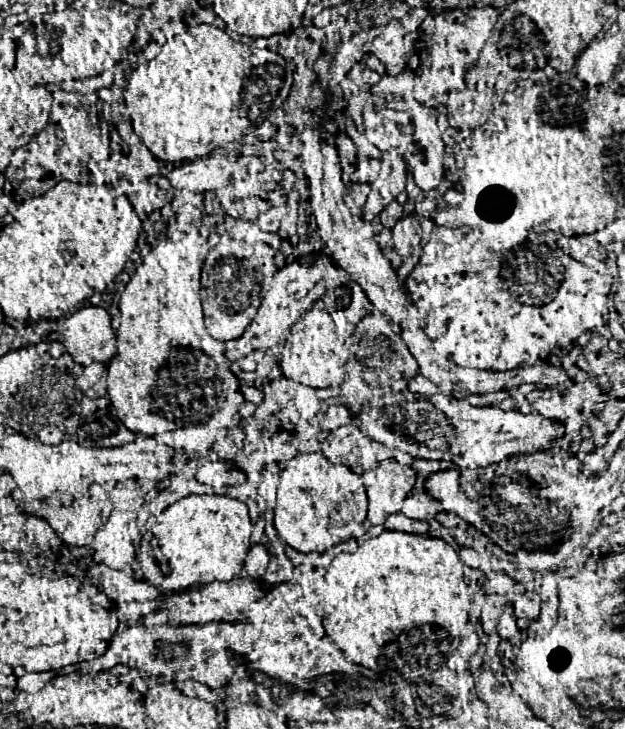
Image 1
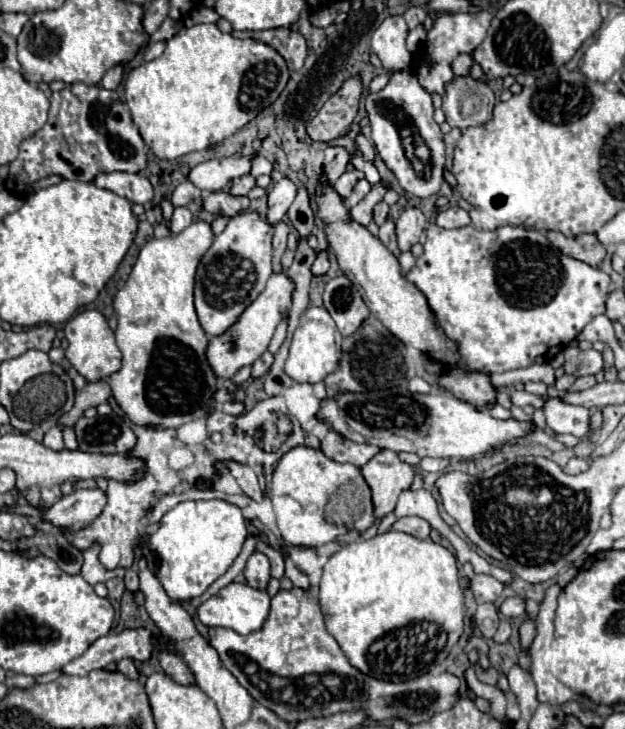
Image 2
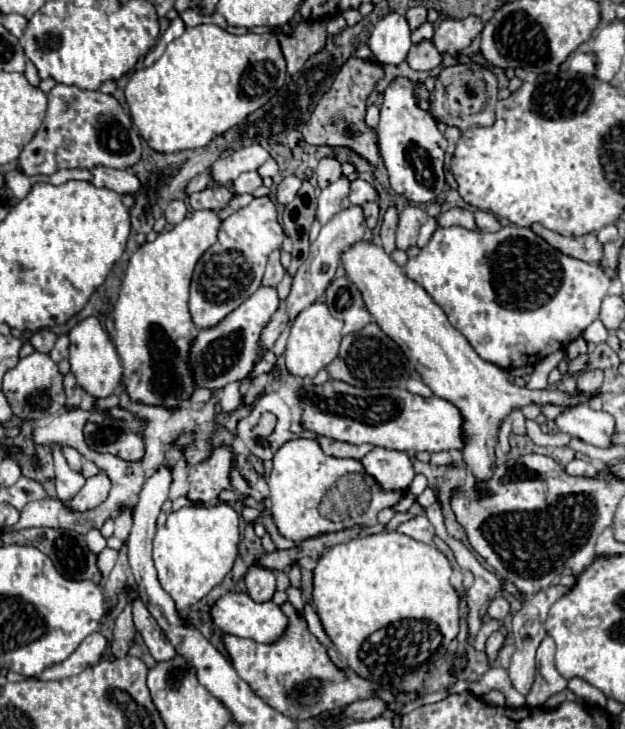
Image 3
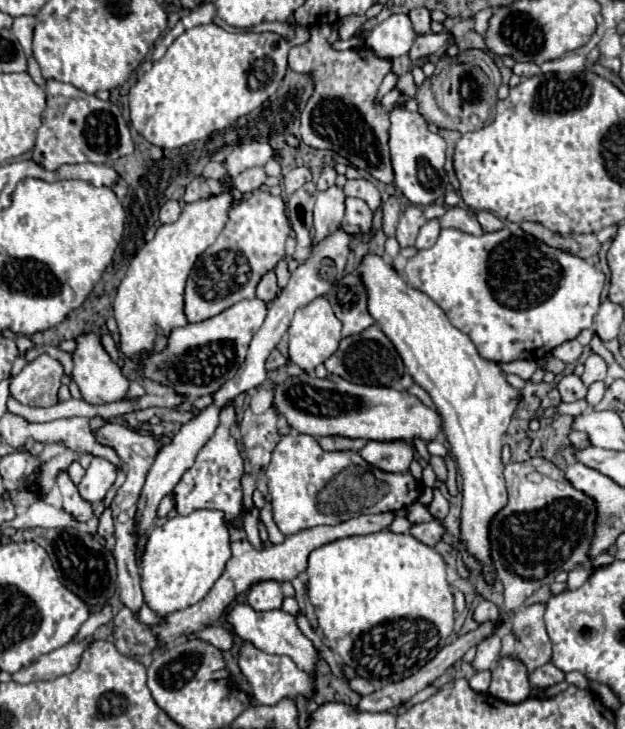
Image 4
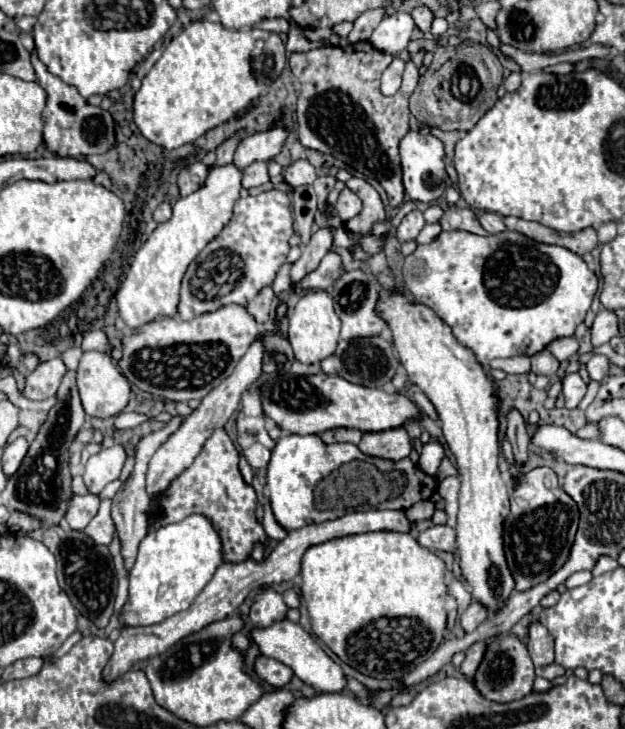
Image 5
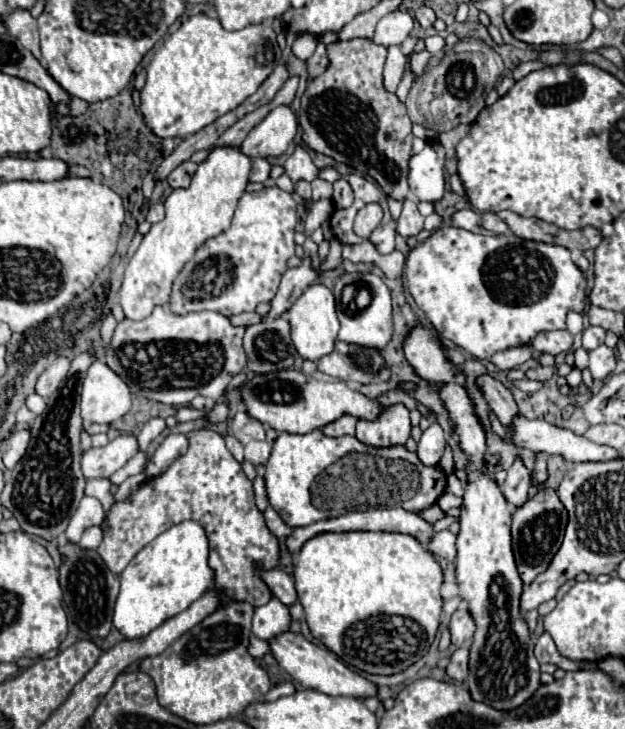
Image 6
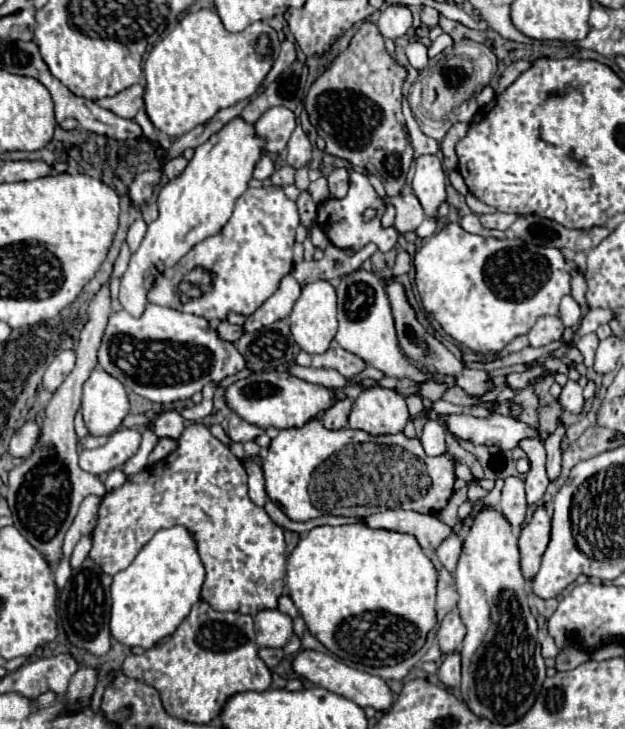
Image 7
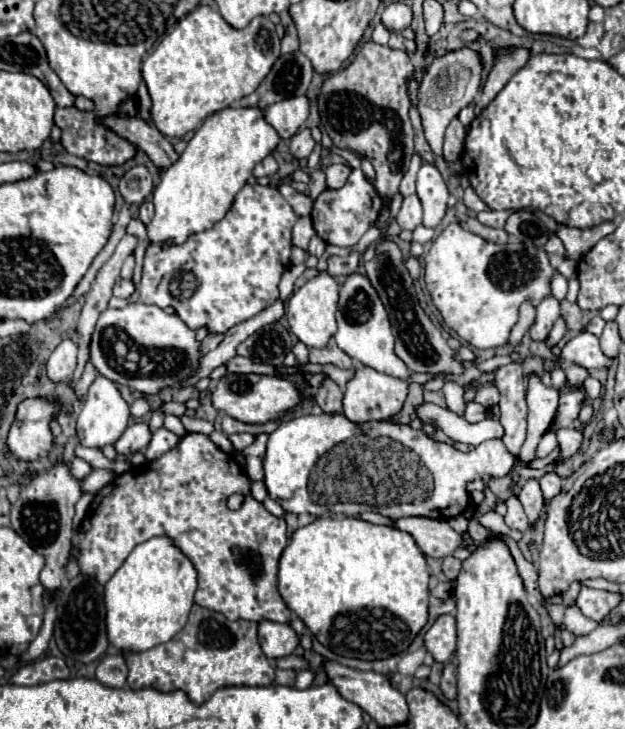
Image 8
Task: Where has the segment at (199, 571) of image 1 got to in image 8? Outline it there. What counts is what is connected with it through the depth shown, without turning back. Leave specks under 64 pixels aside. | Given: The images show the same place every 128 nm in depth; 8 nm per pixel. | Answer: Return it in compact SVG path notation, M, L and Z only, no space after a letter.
M156 536L138 544L104 586L108 640L120 650L150 650L168 642L188 622L196 592L196 568L172 542Z

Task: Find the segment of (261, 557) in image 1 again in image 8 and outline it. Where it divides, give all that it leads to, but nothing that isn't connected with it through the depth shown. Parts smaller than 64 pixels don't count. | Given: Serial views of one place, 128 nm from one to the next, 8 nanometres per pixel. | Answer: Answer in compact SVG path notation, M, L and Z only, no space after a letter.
M268 620L258 622L258 638L260 638L260 646L268 658L288 656L298 646L298 636L290 628L290 624L268 622Z

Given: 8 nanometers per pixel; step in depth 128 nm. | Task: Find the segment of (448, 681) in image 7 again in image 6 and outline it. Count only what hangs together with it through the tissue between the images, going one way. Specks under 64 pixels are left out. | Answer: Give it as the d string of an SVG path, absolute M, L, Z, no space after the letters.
M462 646L452 654L452 660L450 660L448 668L446 668L450 678L454 678L458 682L464 682L468 678L468 654L470 654L468 646Z

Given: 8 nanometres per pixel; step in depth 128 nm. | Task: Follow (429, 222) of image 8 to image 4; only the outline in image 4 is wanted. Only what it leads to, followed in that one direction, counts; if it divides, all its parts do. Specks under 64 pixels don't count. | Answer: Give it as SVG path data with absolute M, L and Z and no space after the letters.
M394 106L390 110L390 130L388 130L388 146L394 168L394 184L396 188L412 202L412 204L432 204L446 192L444 182L444 162L446 162L446 142L438 134L428 130L428 122L420 112L410 112L406 106Z

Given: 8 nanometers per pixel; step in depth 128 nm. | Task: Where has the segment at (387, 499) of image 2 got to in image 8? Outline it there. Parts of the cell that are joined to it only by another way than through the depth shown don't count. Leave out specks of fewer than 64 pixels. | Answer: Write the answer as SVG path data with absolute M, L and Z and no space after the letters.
M362 368L356 370L356 376L346 384L344 392L344 416L354 422L354 424L364 424L364 422L378 422L378 420L390 420L394 418L408 396L408 388L412 382L428 382L430 374L412 374L406 380L398 380L386 374L380 374L372 368Z

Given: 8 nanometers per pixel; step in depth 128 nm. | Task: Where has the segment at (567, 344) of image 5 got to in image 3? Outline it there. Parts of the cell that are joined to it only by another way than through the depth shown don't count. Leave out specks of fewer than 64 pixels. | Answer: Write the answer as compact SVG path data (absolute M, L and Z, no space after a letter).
M576 338L574 342L570 342L570 344L568 344L568 348L566 348L564 352L566 352L570 358L574 358L574 356L578 356L578 354L588 352L586 348L588 348L588 346L586 346L586 340L584 340L584 338Z

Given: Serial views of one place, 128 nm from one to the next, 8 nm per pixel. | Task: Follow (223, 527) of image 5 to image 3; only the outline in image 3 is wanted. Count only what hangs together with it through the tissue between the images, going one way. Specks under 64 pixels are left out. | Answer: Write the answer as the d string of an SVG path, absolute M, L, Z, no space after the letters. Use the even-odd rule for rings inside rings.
M230 382L224 390L222 390L222 400L220 406L224 412L234 410L240 404L240 382ZM222 446L222 448L214 448L214 454L208 462L202 462L202 464L196 464L196 466L190 466L190 490L188 490L188 498L198 502L202 500L202 506L214 506L214 504L220 504L218 500L218 494L220 490L226 490L230 488L230 466L232 466L232 450Z

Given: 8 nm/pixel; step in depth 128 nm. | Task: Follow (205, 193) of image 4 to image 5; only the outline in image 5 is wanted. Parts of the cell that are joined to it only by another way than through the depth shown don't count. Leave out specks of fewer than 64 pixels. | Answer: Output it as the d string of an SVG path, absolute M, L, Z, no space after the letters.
M194 162L188 168L184 168L178 176L178 188L180 188L180 196L188 196L192 192L196 192L208 176L208 166L204 166L202 162Z

